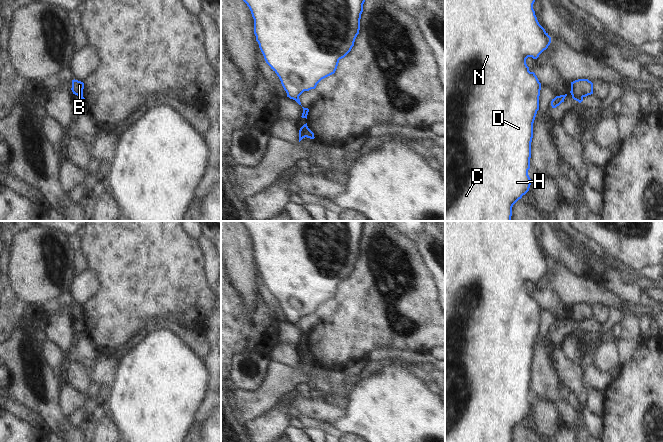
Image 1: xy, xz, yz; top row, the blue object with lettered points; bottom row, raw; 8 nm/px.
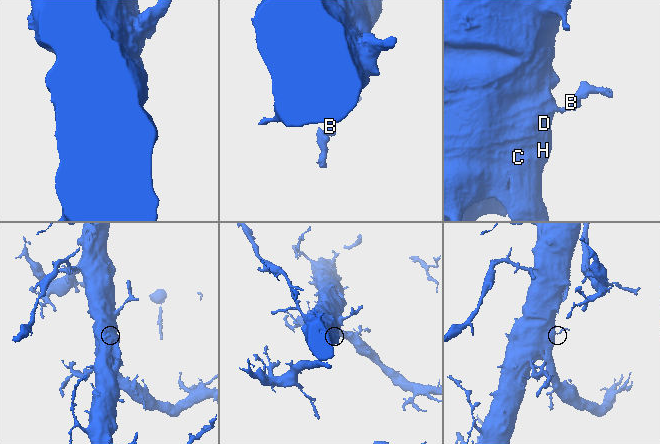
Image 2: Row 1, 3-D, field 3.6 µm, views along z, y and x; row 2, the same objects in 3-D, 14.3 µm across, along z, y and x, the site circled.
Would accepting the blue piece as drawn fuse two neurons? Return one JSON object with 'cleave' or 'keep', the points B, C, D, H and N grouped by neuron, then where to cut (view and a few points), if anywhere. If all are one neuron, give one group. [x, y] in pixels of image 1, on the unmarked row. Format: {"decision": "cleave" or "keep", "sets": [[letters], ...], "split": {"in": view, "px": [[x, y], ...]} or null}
{"decision": "cleave", "sets": [["B"], ["C", "D", "H", "N"]], "split": {"in": "yz", "px": [[572, 319], [582, 322]]}}

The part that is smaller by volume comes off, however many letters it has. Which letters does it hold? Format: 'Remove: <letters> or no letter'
Remove: B

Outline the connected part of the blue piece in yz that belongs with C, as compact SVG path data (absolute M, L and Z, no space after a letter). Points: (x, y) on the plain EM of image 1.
M445 221L445 442L511 442L513 429L529 415L533 347L539 334L541 307L535 297L529 295L526 283L537 283L551 267L551 261L539 248L533 233L537 222Z

